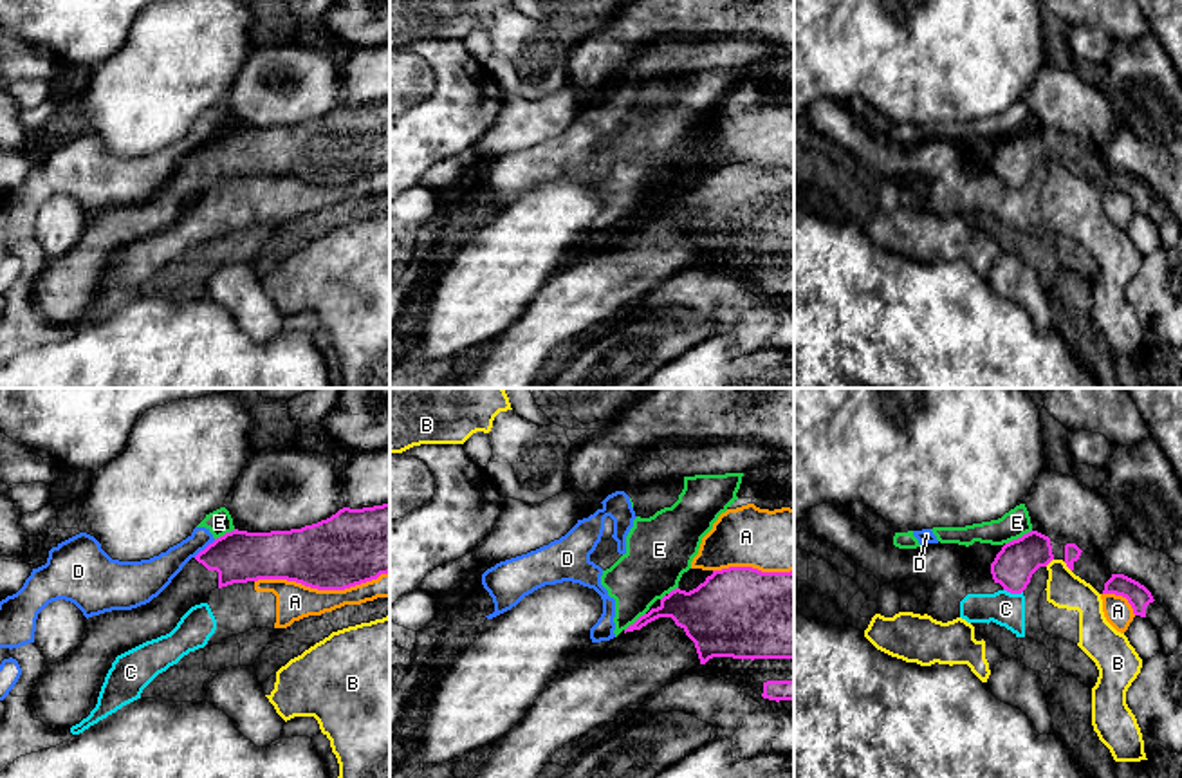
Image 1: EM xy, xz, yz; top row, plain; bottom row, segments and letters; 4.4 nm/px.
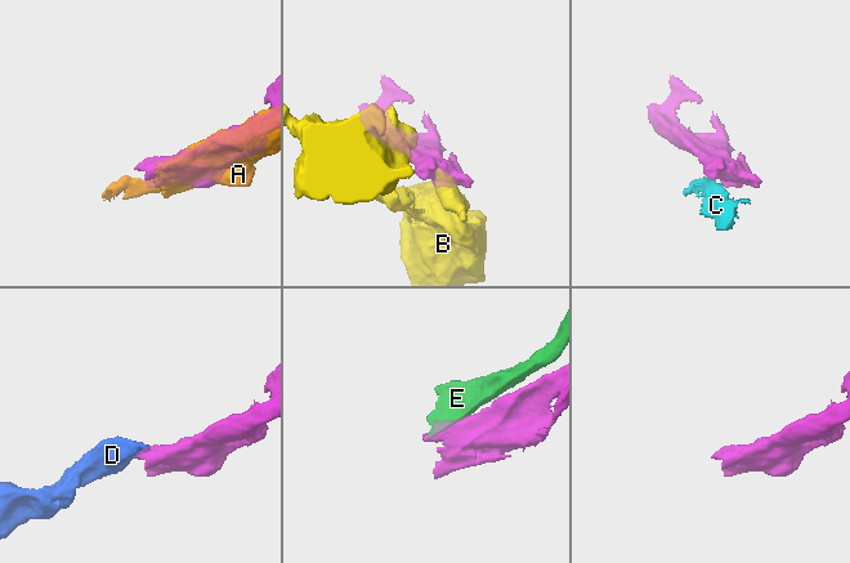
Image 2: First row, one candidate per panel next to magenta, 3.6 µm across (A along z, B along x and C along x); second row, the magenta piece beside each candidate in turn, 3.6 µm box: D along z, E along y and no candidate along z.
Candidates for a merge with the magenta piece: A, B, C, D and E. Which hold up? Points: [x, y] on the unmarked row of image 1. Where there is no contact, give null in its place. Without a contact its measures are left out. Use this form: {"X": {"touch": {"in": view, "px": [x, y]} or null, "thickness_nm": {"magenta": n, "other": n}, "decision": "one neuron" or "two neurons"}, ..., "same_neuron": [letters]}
{"A": {"touch": {"in": "xy", "px": [322, 185]}, "thickness_nm": {"magenta": 340, "other": 160}, "decision": "two neurons"}, "B": {"touch": {"in": "yz", "px": [1067, 161]}, "thickness_nm": {"magenta": 70, "other": 160}, "decision": "two neurons"}, "C": {"touch": {"in": "yz", "px": [1013, 188]}, "thickness_nm": {"magenta": 190, "other": 150}, "decision": "two neurons"}, "D": {"touch": {"in": "xy", "px": [206, 143]}, "thickness_nm": {"magenta": 240, "other": 140}, "decision": "two neurons"}, "E": {"touch": {"in": "yz", "px": [1018, 134]}, "thickness_nm": {"magenta": 190, "other": 120}, "decision": "two neurons"}, "same_neuron": []}

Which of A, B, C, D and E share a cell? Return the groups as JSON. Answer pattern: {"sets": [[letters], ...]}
{"sets": [["A", "C"], ["B"], ["D", "E"]]}

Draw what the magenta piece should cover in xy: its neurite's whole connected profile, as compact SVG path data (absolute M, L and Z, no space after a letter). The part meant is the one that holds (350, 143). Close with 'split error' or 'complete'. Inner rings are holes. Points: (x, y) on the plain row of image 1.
M390 99L343 103L327 116L291 126L231 126L191 153L150 199L112 206L87 217L81 238L60 258L49 260L32 285L40 316L52 325L70 325L90 310L117 251L170 229L195 199L215 184L258 175L287 175L318 186L345 186L390 168Z; split error

